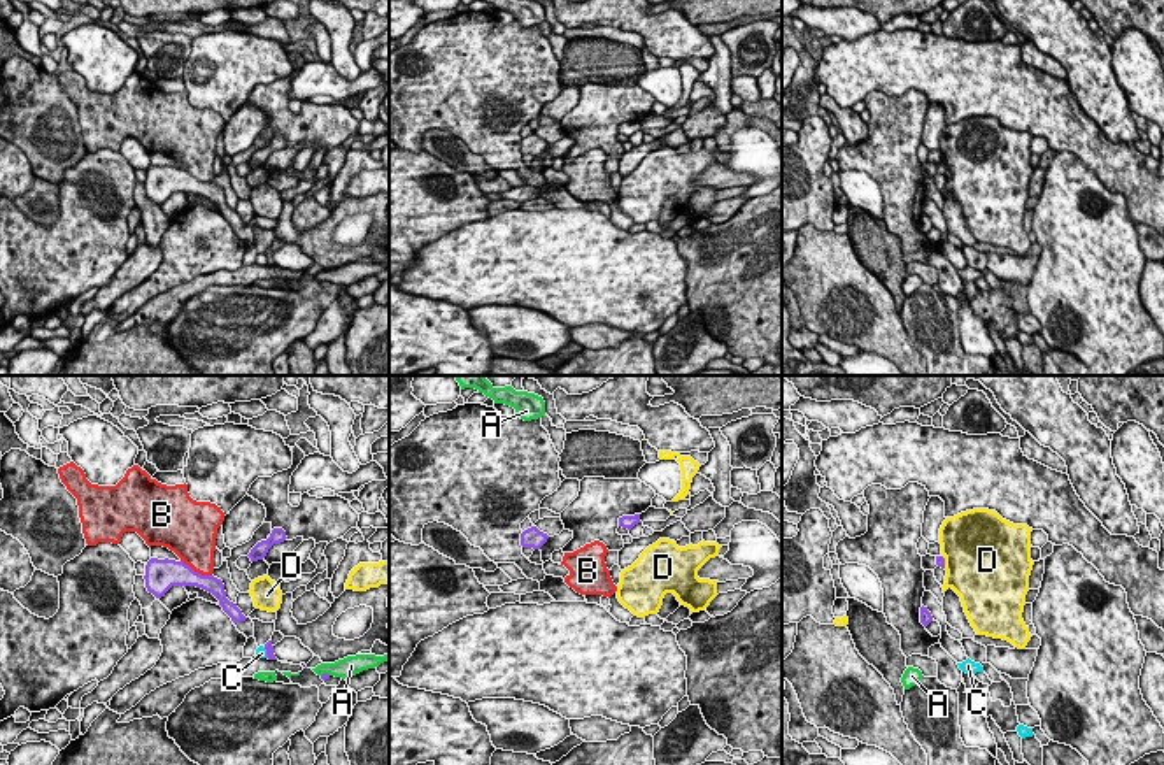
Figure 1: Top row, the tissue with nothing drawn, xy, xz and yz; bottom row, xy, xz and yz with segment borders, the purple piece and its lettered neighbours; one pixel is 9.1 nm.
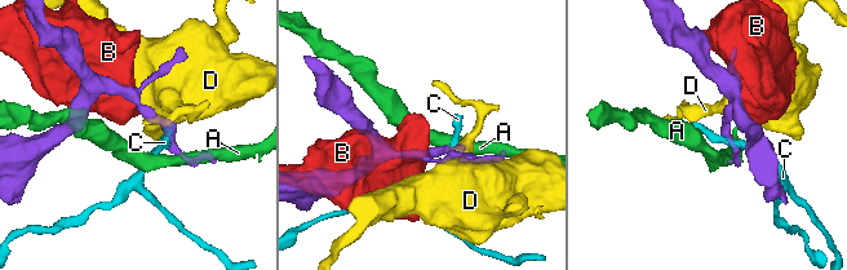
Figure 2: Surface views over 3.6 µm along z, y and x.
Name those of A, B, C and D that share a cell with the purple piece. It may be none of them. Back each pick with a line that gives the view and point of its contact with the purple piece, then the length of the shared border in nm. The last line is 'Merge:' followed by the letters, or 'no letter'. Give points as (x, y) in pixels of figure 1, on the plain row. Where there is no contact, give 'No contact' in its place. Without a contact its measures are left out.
Merge: no letter

